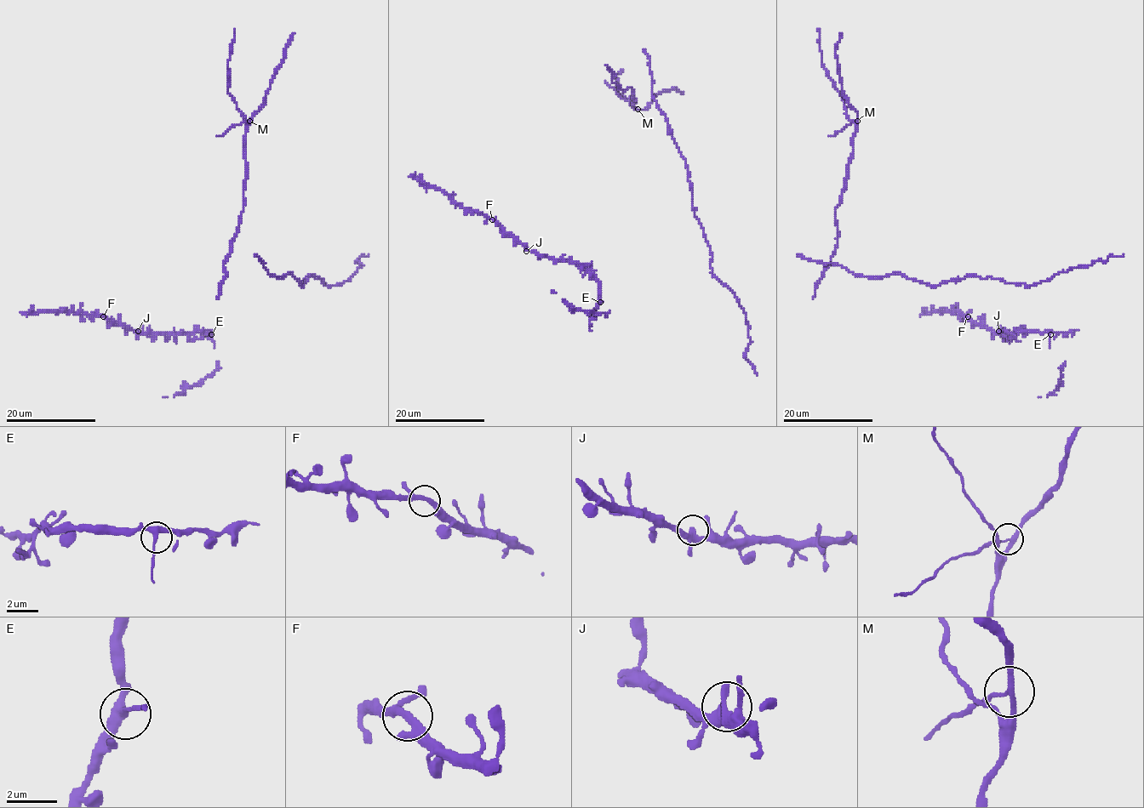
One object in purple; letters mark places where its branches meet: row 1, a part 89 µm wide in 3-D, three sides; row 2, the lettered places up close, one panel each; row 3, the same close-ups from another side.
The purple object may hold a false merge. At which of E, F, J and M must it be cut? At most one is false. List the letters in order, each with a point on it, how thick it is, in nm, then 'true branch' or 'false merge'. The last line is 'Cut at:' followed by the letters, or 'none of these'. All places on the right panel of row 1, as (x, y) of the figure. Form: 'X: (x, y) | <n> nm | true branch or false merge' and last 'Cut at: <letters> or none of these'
E: (1050, 334) | 320 nm | true branch
F: (968, 316) | 200 nm | true branch
J: (998, 331) | 240 nm | true branch
M: (857, 121) | 200 nm | false merge
Cut at: M

